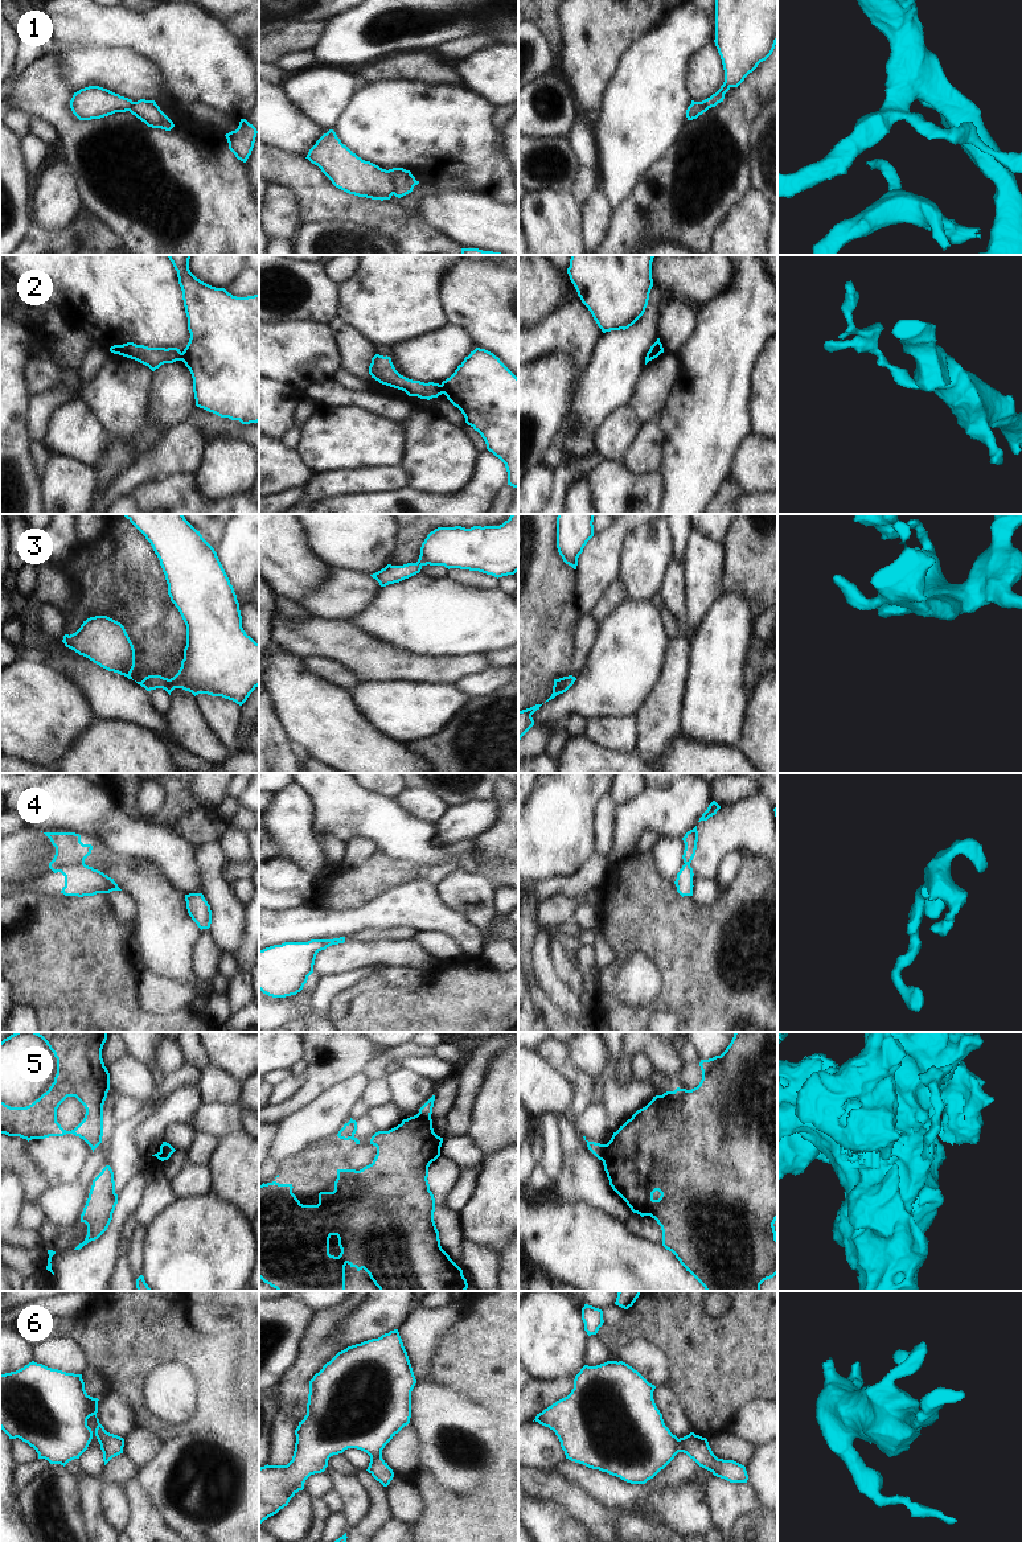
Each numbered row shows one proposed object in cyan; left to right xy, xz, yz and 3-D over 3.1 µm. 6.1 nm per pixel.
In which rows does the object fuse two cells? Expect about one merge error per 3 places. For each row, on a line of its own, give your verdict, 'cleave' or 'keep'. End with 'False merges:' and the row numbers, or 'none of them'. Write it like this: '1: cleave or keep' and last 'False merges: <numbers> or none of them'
1: cleave
2: cleave
3: keep
4: cleave
5: cleave
6: keep
False merges: 1, 2, 4, 5

